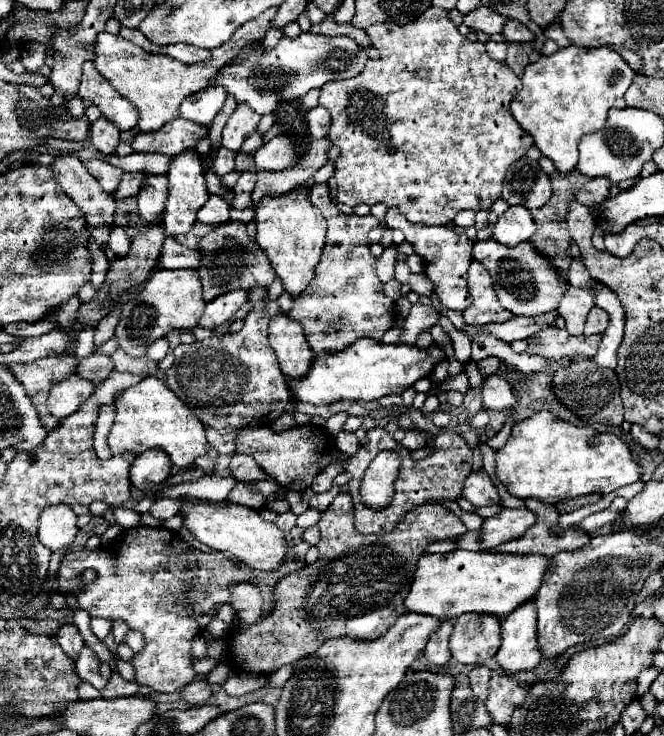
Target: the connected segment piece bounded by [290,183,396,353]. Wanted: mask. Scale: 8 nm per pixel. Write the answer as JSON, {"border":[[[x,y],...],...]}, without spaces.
{"border":[[[326,183],[310,189],[310,201],[314,201],[327,221],[326,245],[320,263],[316,265],[314,279],[296,297],[290,317],[302,323],[304,335],[314,353],[338,351],[360,337],[380,341],[384,331],[394,327],[396,319],[394,301],[384,295],[384,285],[376,275],[376,257],[368,249],[368,231],[378,227],[380,221],[370,213],[364,216],[344,213],[330,201],[330,189]]]}

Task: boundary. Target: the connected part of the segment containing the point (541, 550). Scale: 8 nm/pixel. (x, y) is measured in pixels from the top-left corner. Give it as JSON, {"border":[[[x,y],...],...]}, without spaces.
{"border":[[[528,499],[526,507],[536,515],[534,527],[530,527],[522,537],[514,539],[512,543],[506,543],[502,547],[496,547],[494,551],[500,553],[538,553],[544,557],[554,557],[560,551],[578,551],[586,543],[590,543],[590,535],[582,531],[580,527],[560,527],[558,517],[560,513],[554,509],[554,505],[538,503],[536,499]]]}

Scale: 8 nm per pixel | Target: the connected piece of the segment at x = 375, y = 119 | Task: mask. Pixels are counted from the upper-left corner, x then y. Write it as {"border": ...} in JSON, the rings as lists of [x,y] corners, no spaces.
{"border":[[[430,7],[426,13],[422,13],[416,21],[412,21],[408,25],[384,25],[382,23],[382,25],[374,25],[374,27],[366,29],[366,33],[372,39],[372,47],[376,47],[380,51],[380,59],[368,59],[364,71],[354,79],[326,83],[322,87],[322,95],[320,95],[320,105],[326,107],[332,115],[332,125],[330,125],[328,137],[334,145],[340,147],[340,161],[336,161],[338,203],[356,207],[360,203],[374,205],[380,201],[380,203],[386,203],[388,207],[392,207],[392,205],[398,207],[406,215],[406,219],[410,219],[414,223],[426,223],[426,225],[446,225],[456,217],[458,211],[464,211],[464,209],[472,209],[474,213],[490,209],[492,203],[500,197],[502,179],[506,175],[506,169],[514,161],[524,157],[532,145],[530,135],[512,119],[512,113],[510,113],[510,101],[522,89],[520,77],[506,63],[490,59],[488,53],[484,51],[482,43],[468,41],[458,31],[458,27],[448,19],[448,11],[438,9],[438,7]]]}

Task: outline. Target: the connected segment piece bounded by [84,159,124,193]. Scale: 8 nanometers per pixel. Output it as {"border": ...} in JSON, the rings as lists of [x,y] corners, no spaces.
{"border":[[[90,159],[84,163],[84,167],[90,171],[90,175],[94,175],[94,179],[98,179],[100,187],[106,193],[114,193],[118,189],[118,183],[122,181],[124,171],[112,163],[106,161],[98,161],[98,159]]]}

